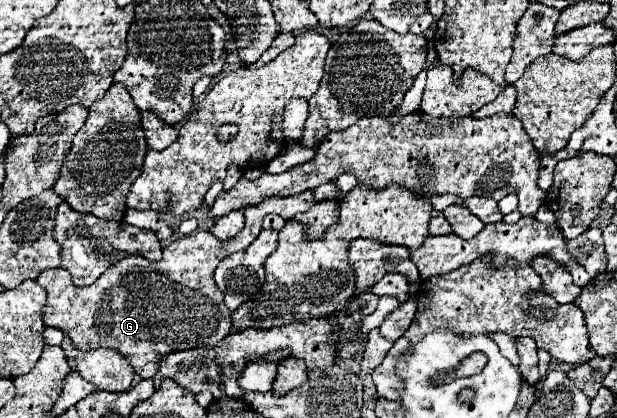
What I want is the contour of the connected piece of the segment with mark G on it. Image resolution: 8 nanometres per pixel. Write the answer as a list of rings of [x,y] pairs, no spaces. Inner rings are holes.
[[[312,191],[292,197],[272,197],[260,205],[248,207],[246,225],[228,241],[220,241],[208,231],[198,231],[170,243],[164,249],[162,261],[148,261],[140,255],[120,259],[88,287],[74,287],[70,273],[62,267],[48,269],[36,279],[46,291],[42,321],[44,325],[66,331],[74,347],[80,351],[100,347],[116,349],[128,359],[140,379],[150,379],[156,375],[156,357],[192,347],[214,345],[230,333],[230,309],[224,305],[224,297],[212,279],[216,265],[224,257],[246,249],[258,237],[264,215],[276,213],[288,221],[294,219],[296,213],[308,211],[314,203]]]

